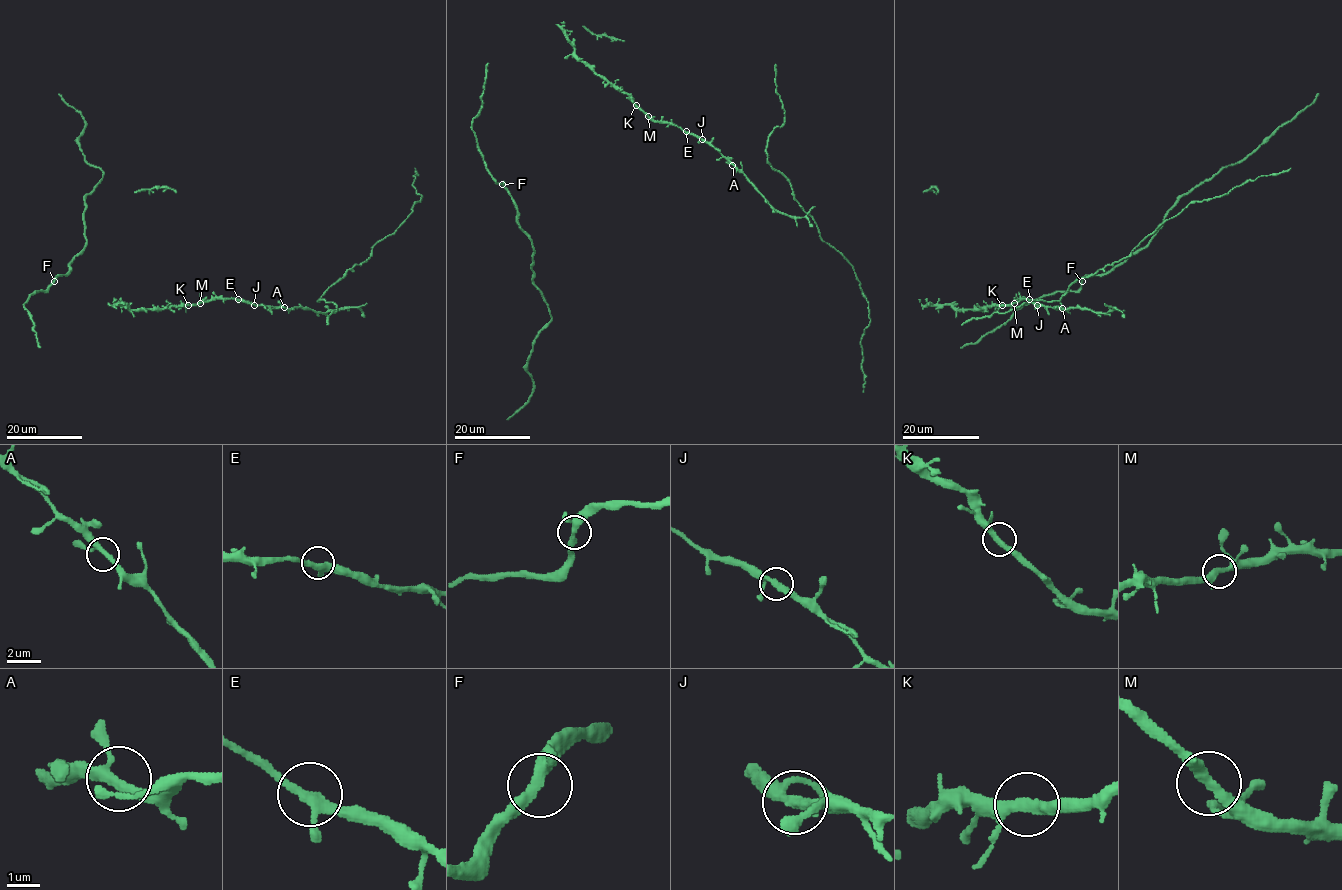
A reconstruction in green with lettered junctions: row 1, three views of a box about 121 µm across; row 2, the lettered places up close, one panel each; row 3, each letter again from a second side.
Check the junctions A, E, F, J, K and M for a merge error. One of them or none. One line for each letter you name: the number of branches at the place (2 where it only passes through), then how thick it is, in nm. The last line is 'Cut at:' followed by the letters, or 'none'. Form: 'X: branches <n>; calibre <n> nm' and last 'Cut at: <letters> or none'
Cut at: none

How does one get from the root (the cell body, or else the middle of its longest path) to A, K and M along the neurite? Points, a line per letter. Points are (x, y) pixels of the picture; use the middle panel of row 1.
A: (564, 58), (573, 54), (624, 92), (650, 117), (672, 122), (710, 142), (732, 165)
K: (564, 58), (573, 54), (624, 92), (636, 105)
M: (564, 58), (573, 54), (624, 92), (648, 116)

